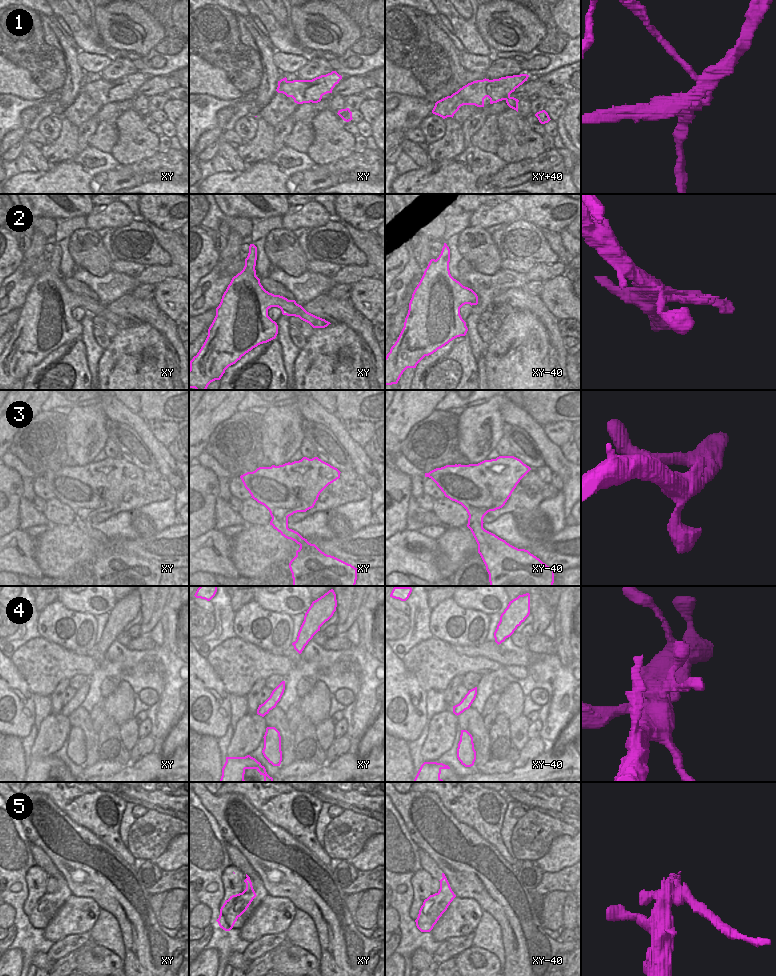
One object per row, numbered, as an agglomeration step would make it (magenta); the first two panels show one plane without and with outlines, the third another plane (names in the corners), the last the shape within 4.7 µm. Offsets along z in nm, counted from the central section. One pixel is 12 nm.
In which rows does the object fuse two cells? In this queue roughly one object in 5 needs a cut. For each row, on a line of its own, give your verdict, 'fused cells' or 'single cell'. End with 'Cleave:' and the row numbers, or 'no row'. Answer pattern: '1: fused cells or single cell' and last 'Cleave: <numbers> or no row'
1: fused cells
2: single cell
3: single cell
4: single cell
5: fused cells
Cleave: 1, 5

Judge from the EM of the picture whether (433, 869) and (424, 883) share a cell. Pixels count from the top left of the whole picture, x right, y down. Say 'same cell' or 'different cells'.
different cells

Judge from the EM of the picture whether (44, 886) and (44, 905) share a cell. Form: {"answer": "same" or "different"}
{"answer": "different"}

